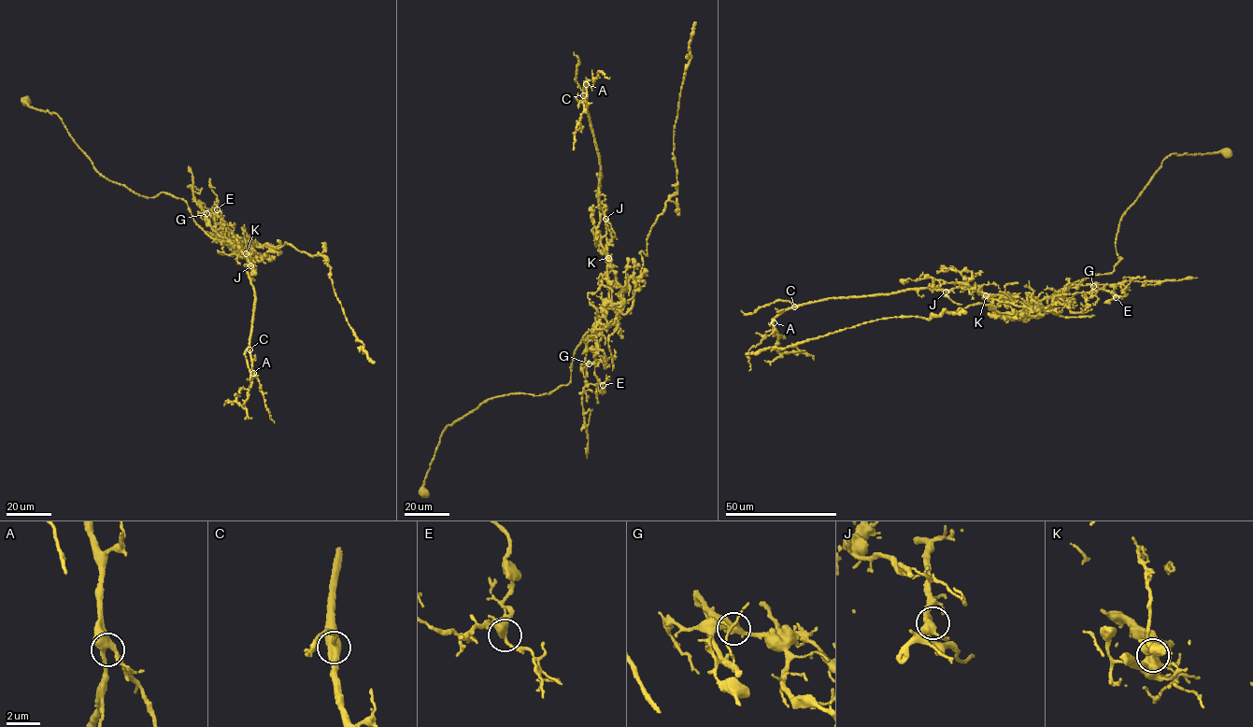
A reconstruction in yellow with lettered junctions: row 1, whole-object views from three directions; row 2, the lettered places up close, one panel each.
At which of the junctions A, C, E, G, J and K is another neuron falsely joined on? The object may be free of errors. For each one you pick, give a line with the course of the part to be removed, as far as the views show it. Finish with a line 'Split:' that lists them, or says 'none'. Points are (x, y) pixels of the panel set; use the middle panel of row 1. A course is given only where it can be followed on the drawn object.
K: (608, 258), (609, 301), (625, 315), (640, 253), (647, 255), (647, 235), (677, 191), (674, 126), (695, 21)
Split: K

